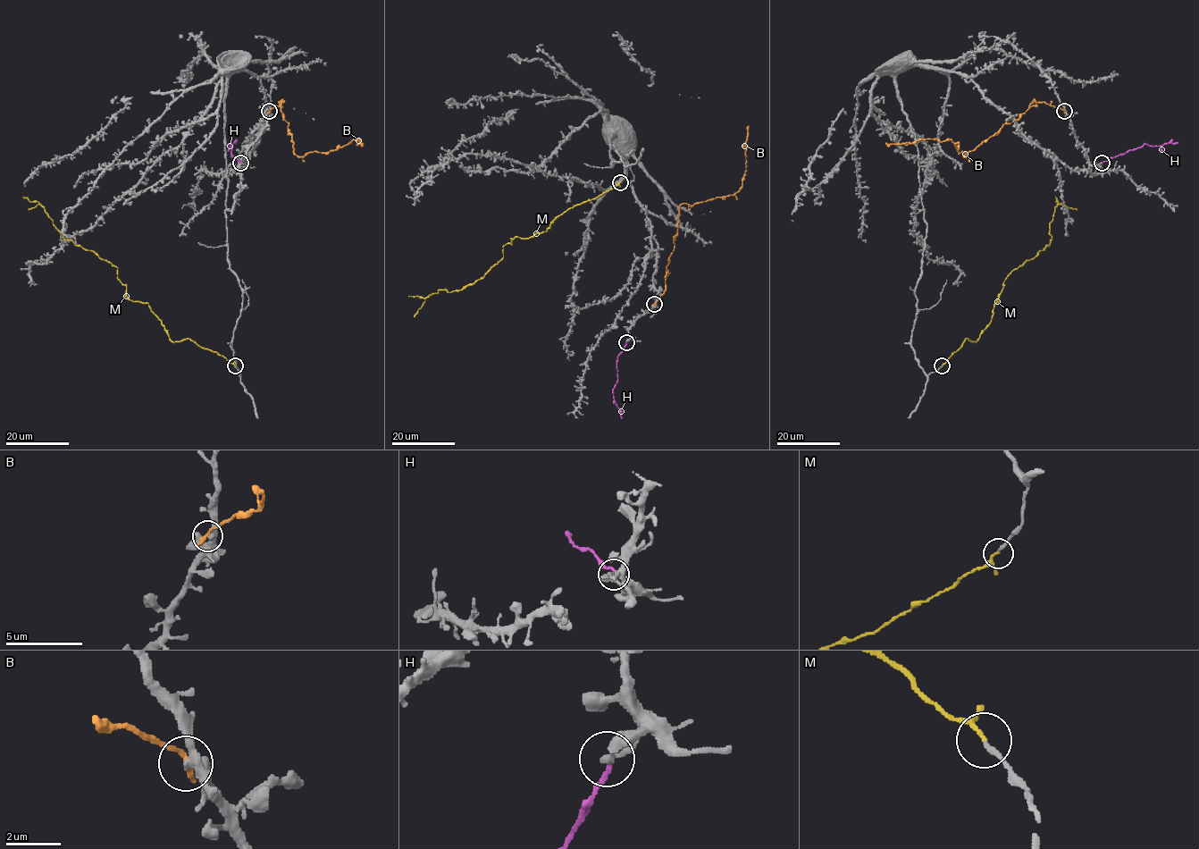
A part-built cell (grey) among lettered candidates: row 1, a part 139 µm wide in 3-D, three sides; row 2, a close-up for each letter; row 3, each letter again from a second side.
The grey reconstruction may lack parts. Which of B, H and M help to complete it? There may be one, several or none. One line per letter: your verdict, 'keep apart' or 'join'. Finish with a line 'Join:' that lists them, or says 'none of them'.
B: keep apart
H: keep apart
M: join
Join: M

